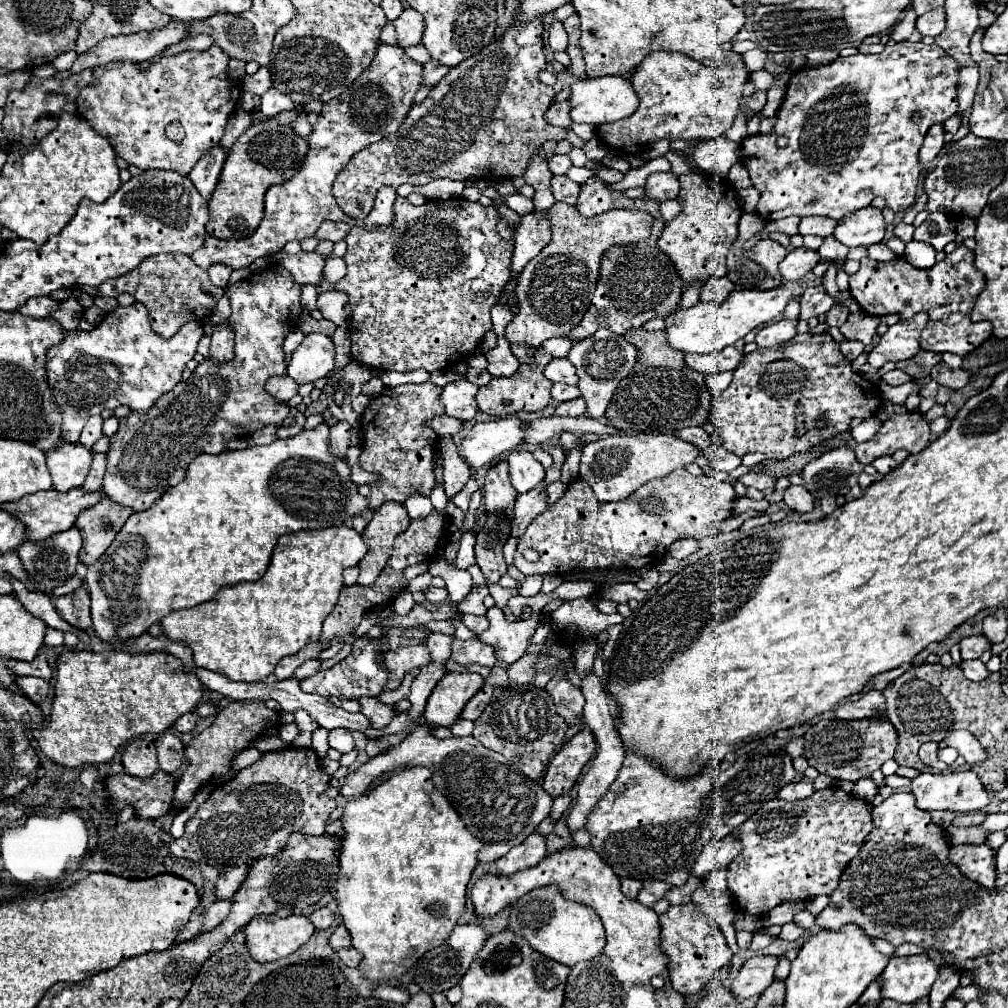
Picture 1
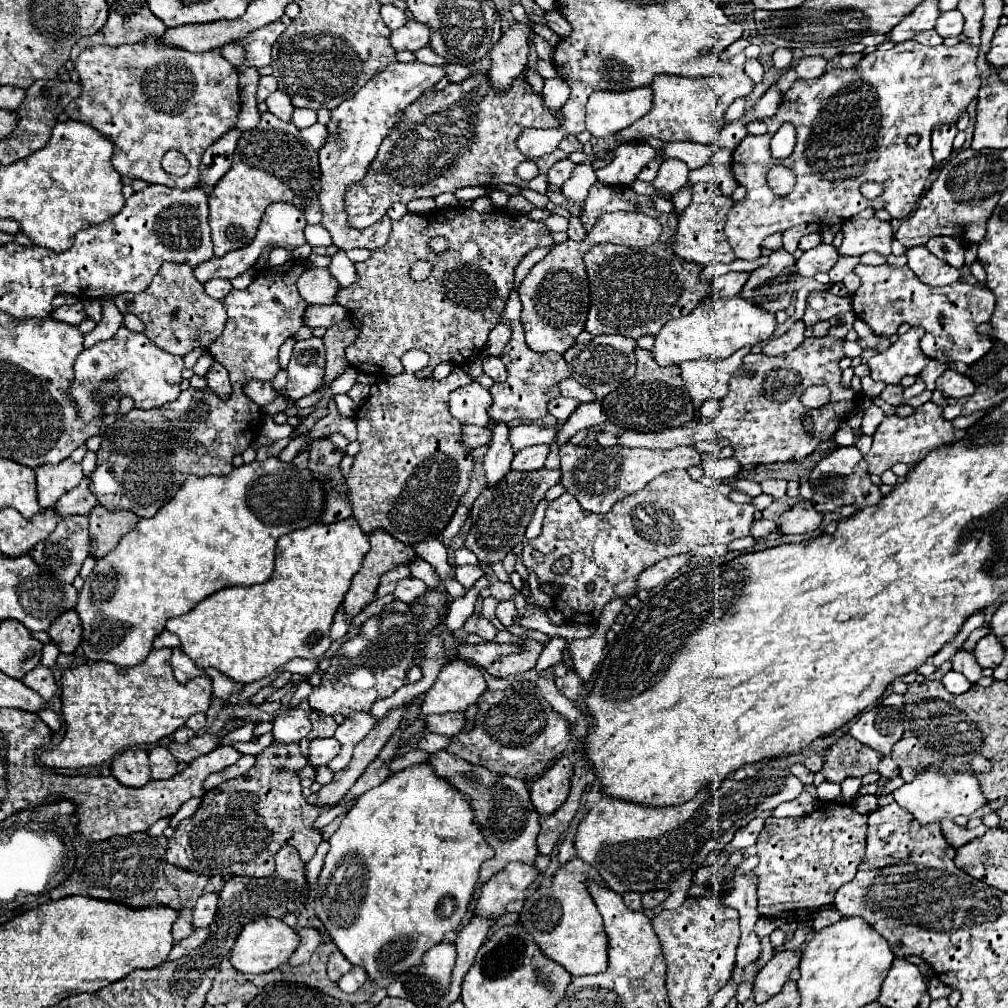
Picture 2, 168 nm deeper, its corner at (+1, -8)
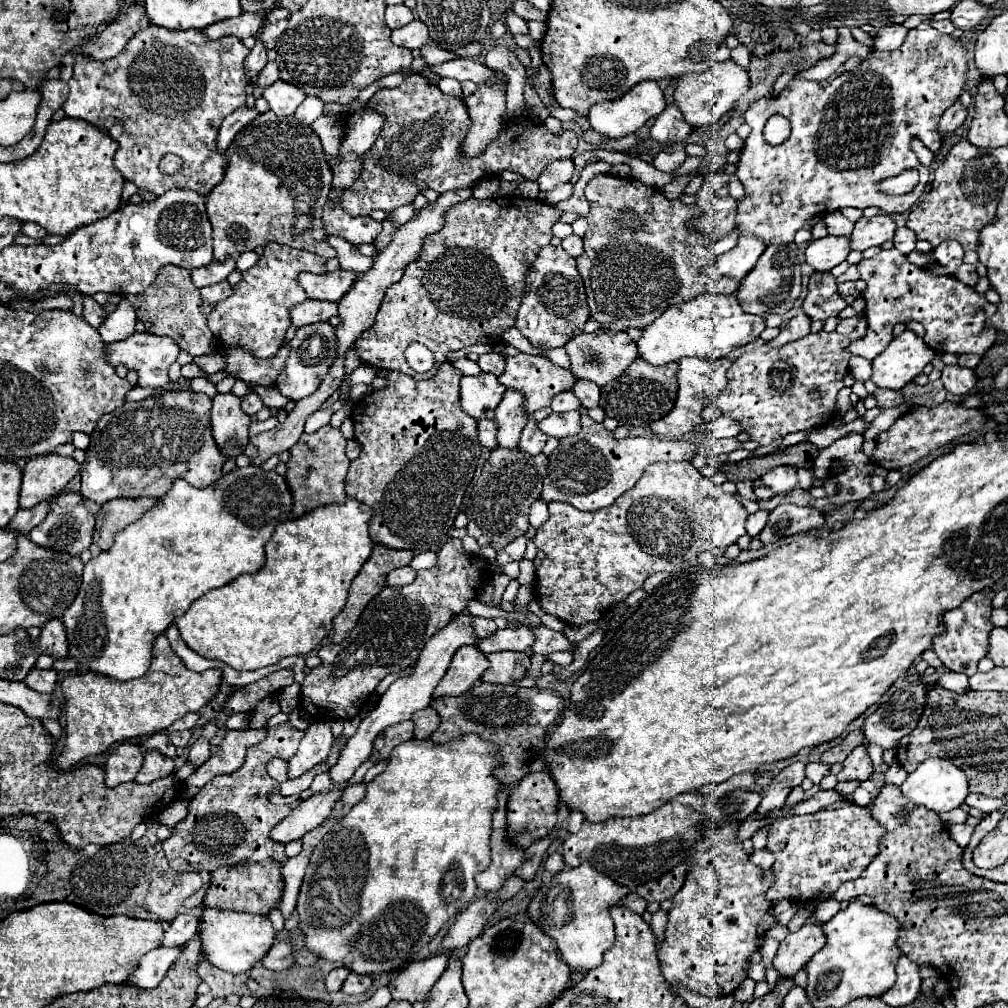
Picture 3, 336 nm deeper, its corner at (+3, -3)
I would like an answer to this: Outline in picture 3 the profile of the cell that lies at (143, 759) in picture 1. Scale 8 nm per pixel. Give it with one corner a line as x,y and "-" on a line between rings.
124,742
120,744
106,760
106,784
108,786
118,786
118,784
126,784
132,782
142,766
142,750
136,744

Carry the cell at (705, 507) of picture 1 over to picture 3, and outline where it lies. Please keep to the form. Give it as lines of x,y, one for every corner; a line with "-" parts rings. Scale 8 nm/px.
690,462
652,464
642,474
640,482
628,494
598,512
582,512
568,502
550,502
550,518
538,528
534,544
544,552
542,564
536,568
537,601
544,612
564,620
566,624
584,626
600,620
606,608
628,598
630,592
642,588
642,582
656,572
684,572
696,566
698,552
716,546
730,546
746,534
746,510
736,494
724,494
720,486
704,478

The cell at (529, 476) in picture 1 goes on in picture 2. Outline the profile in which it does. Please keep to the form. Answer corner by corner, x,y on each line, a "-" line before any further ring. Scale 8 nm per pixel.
532,445
532,447
524,447
522,451
516,453
514,461
512,461
512,469
518,471
536,471
544,467
544,461
548,457
548,445

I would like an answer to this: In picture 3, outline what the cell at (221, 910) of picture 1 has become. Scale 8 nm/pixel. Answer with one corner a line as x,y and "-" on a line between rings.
160,946
152,952
148,952
142,960
138,970
128,978
128,984
140,986
140,988
154,988
160,984
160,980
164,978
164,974
168,972
168,968
174,964
174,960
180,956
180,952
184,950
184,946
176,946
176,948
166,948

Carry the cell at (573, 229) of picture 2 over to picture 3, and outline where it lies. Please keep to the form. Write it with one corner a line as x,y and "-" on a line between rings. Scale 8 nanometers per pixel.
568,236
562,240
562,248
568,250
568,254
572,254
574,258
582,254
582,236

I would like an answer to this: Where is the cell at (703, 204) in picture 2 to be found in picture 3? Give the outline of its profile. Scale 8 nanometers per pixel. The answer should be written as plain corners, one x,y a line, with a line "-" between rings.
722,170
706,174
696,194
696,206
702,212
690,220
692,230
712,238
724,238
734,230
736,200
728,196
728,180
730,176

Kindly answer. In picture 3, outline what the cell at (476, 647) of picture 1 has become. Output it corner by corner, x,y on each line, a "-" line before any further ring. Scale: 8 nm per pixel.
520,626
516,630
512,628
504,628
504,630
496,630
492,636
488,638
478,638
476,640
476,648
482,650
484,654
490,652
502,652
502,650
516,650
516,652
524,652
532,646
534,642
534,634
530,632
528,626

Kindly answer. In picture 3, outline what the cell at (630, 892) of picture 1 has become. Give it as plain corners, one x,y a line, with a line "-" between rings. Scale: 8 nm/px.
630,892
630,894
626,894
626,896
622,898
622,904
628,906
628,910
632,910
632,912
644,912
648,902
646,902
644,898
640,898
636,892

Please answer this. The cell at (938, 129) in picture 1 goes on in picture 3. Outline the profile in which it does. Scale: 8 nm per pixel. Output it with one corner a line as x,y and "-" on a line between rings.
960,102
952,104
952,106
942,114
942,118
940,118
940,122
938,122
940,136
944,138
946,134
952,134
958,126
962,126
964,120
966,120
966,108
964,108

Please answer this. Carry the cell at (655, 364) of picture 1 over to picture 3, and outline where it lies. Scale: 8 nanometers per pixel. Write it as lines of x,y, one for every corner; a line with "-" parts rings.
636,358
618,380
602,388
600,406
604,408
608,418
616,418
618,422
622,422
622,426
648,426
650,422
660,420
674,408
678,392
676,372
678,362
670,362
666,366
652,366
644,362
644,358

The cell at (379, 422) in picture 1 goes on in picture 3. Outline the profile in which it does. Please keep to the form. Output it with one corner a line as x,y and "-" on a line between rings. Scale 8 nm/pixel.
444,362
430,380
412,380
406,374
390,372
386,376
388,386
372,390
368,396
358,400
352,408
352,422
356,442
360,444
360,456
350,462
346,476
346,494
358,502
372,506
370,538
372,542
400,548
400,550
434,550
438,552
448,542
454,518
460,510
464,492
474,476
480,444
476,438
476,420
460,410
458,384
462,372
450,362

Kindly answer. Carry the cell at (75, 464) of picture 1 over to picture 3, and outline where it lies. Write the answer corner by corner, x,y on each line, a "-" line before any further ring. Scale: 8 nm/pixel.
46,454
28,460
22,468
20,506
32,508
50,496
56,496
78,474
78,470
80,466
74,458
60,454

